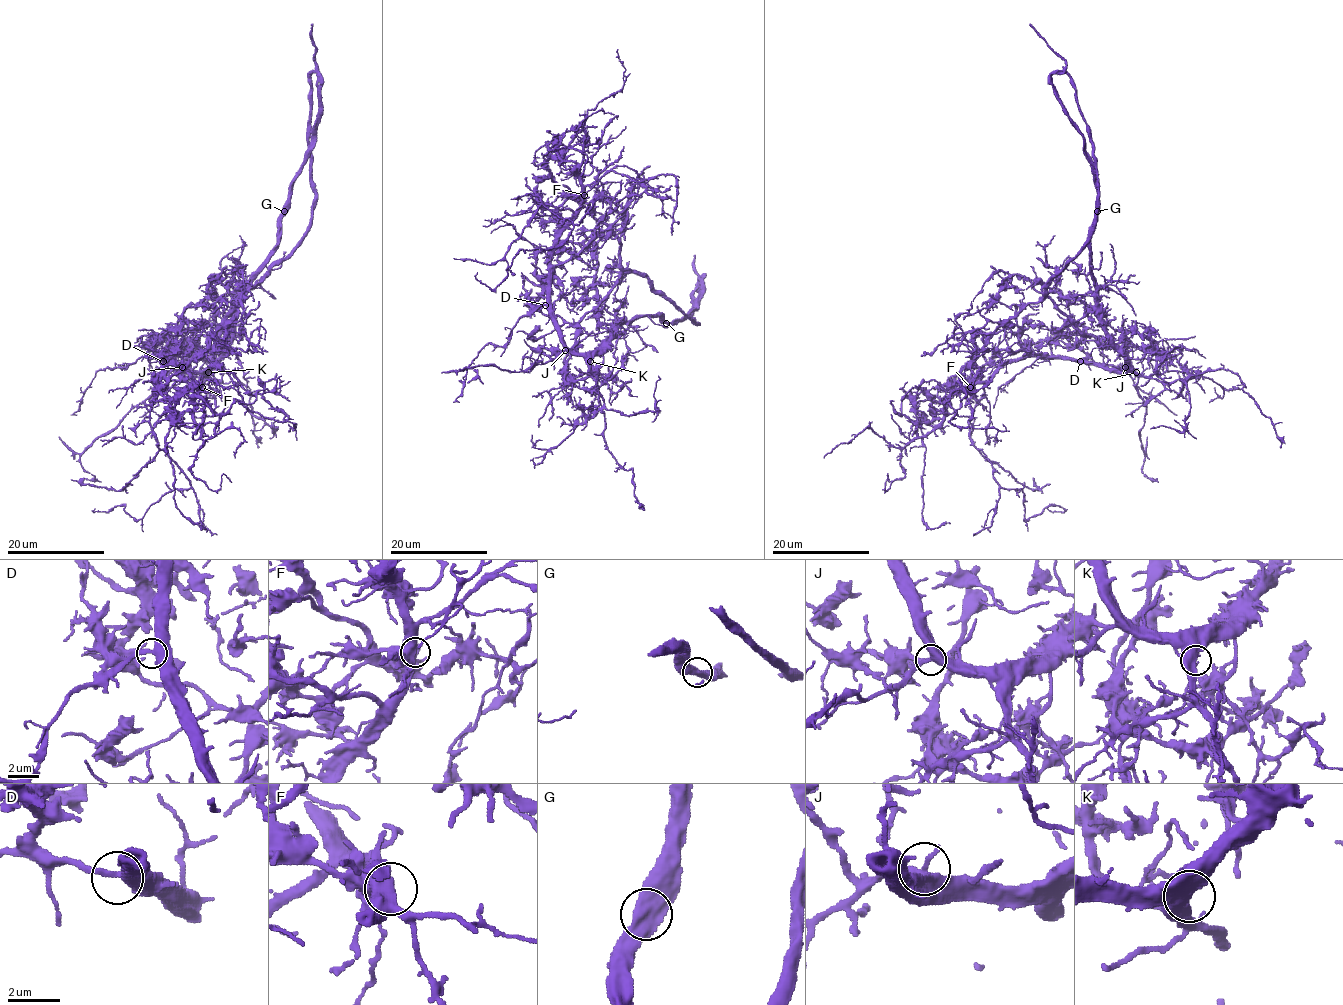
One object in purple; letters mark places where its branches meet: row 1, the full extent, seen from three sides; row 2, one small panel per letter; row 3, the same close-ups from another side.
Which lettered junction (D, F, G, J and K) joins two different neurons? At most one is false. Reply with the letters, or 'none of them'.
none of them

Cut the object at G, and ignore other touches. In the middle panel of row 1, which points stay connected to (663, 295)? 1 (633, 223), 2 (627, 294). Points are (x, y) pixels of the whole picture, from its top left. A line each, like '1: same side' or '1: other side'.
1: same side
2: other side

